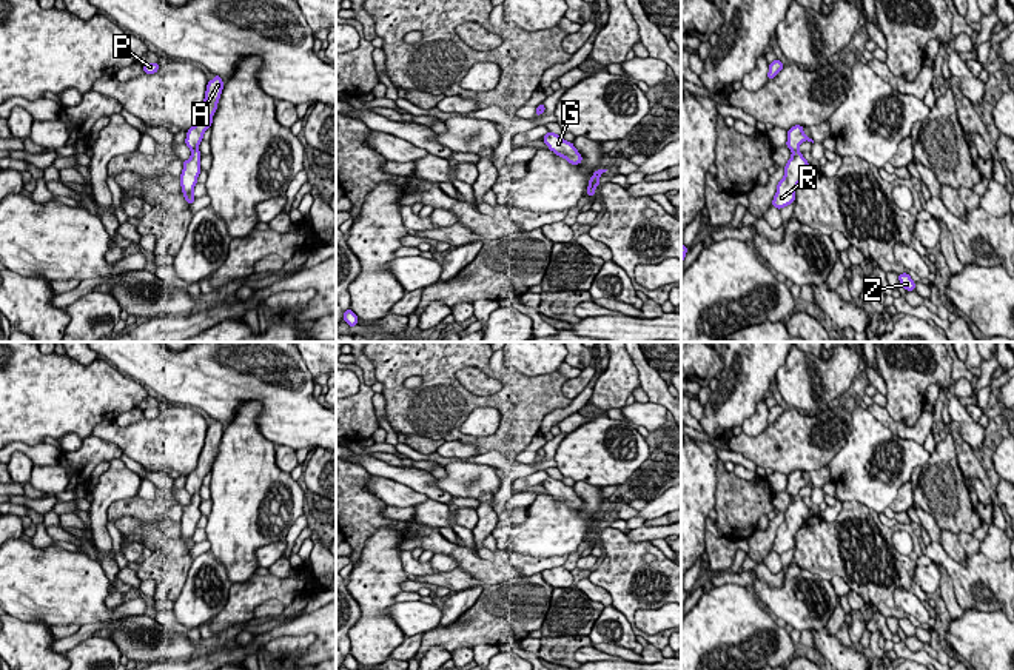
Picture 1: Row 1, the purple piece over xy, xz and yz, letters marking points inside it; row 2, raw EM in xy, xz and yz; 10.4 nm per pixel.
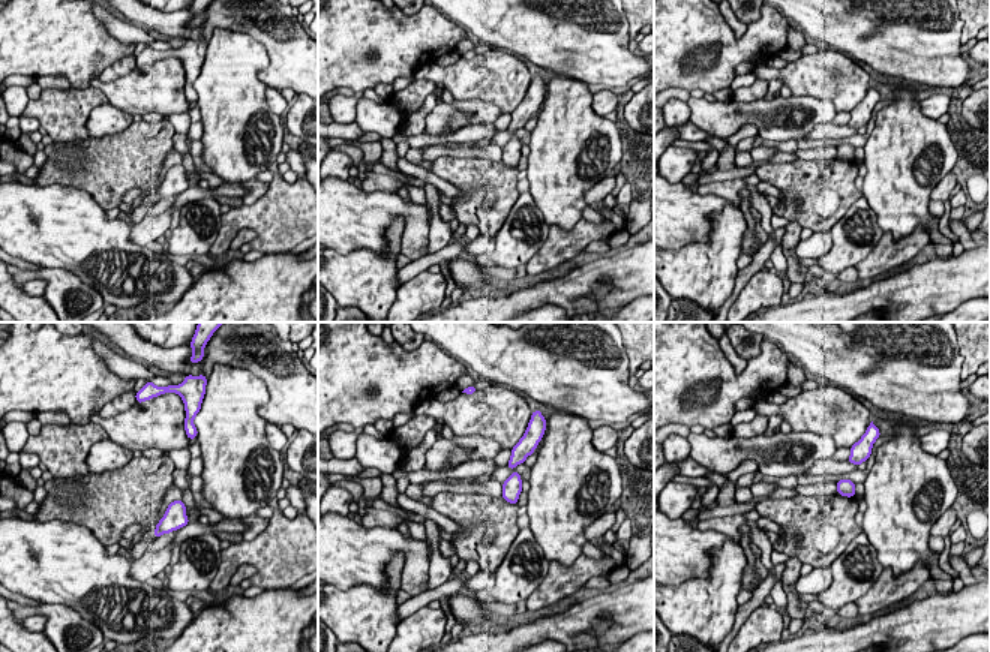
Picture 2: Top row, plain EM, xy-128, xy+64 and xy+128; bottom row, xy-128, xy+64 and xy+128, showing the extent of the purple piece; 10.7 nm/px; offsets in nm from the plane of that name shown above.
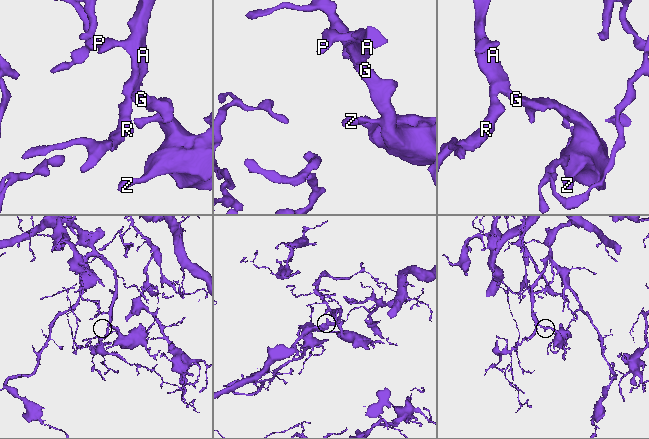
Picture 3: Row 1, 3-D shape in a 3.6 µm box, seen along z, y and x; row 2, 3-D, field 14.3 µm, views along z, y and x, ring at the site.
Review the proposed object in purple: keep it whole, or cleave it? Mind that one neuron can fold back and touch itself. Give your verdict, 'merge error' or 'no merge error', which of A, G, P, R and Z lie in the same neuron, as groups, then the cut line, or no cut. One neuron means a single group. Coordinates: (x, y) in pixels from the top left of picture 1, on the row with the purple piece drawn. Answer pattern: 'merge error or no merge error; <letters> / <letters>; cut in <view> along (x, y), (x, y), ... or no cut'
no merge error; A G P R Z; no cut

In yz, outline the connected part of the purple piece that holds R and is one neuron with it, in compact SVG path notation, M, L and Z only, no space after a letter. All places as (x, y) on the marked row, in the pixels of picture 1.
M795 125L787 129L786 146L792 151L791 159L784 166L784 177L777 185L777 193L774 196L772 205L777 209L781 209L795 202L795 189L798 183L809 174L811 165L800 152L798 146L808 140L812 142L804 132L801 125Z

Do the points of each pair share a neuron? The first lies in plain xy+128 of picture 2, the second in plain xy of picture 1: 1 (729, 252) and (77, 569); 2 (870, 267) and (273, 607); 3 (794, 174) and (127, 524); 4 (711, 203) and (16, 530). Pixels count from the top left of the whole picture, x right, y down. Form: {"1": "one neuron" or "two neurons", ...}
{"1": "two neurons", "2": "two neurons", "3": "one neuron", "4": "two neurons"}

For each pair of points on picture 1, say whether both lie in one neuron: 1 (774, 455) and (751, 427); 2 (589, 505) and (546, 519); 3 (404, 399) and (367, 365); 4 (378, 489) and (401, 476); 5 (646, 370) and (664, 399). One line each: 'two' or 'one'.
1: two
2: one
3: two
4: two
5: one

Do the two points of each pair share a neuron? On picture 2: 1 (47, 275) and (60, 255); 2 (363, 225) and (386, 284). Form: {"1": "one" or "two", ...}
{"1": "two", "2": "two"}

